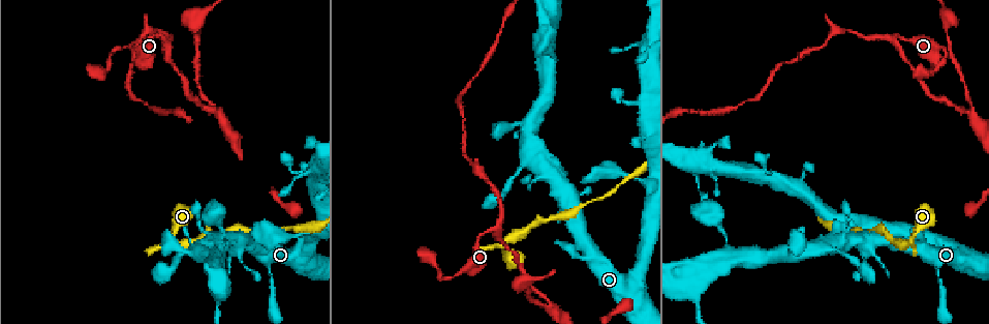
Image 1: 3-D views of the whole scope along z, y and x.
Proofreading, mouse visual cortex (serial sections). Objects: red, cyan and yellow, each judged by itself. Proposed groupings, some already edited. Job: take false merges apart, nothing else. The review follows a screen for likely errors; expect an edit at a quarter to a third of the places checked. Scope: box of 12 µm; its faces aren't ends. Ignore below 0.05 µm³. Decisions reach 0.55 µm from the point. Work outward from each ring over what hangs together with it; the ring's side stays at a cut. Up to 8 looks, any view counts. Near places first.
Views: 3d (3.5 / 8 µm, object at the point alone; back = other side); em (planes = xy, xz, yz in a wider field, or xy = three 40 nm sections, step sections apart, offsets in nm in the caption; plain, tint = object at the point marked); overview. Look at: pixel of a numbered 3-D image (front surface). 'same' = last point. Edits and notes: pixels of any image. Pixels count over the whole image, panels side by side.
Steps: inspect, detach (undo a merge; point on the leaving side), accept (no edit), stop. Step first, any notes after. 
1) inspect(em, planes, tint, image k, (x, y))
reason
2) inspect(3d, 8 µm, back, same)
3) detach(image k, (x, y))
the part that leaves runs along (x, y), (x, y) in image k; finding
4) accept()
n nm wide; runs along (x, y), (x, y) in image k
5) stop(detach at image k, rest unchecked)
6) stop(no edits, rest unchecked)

inspect(3d, 3.5 µm, back, image 1, (497, 225))
arms part here

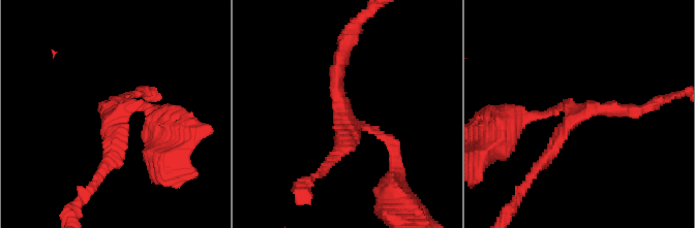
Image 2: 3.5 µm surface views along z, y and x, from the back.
inspect(em, xy, step 3, tint, image 2, (119, 113))
3 arms; arms of 150, 200, 200 nm; need the tissue

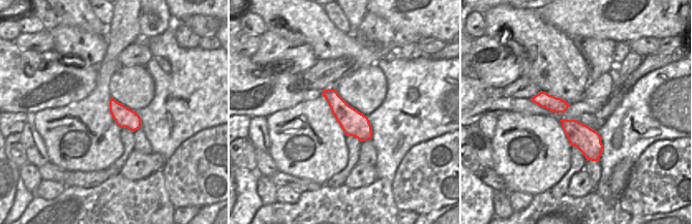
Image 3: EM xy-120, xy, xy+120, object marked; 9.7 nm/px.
inspect(em, xy, step 1, tint, same)

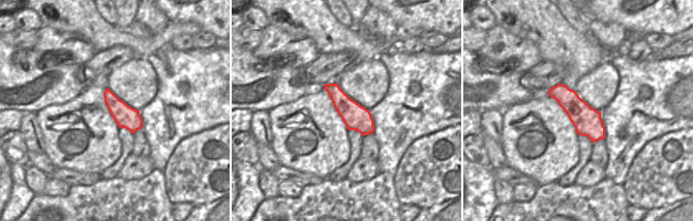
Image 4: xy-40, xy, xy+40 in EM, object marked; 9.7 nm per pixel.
accept()
runs along (162, 116), (124, 106), (104, 166) in image 2; all the same cell

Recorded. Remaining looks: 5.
inspect(3d, 3.5 µm, image 1, (218, 114))
three arms meet

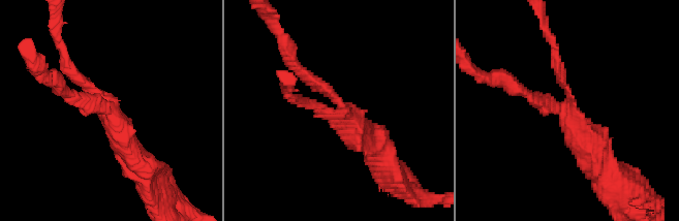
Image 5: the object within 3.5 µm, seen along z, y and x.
inspect(em, xy, step 2, plain, image 5, (567, 110))
3 arms; arms of 150, 200, 400 nm; shape alone is not enough

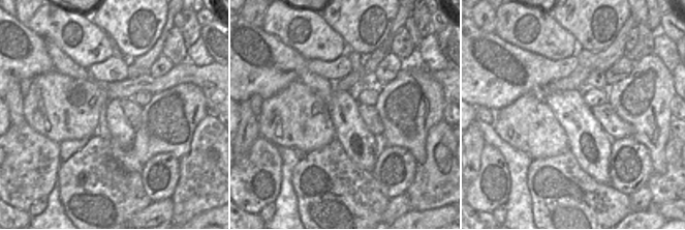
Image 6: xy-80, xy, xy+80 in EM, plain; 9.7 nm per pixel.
inspect(em, xy, step 2, tint, same)

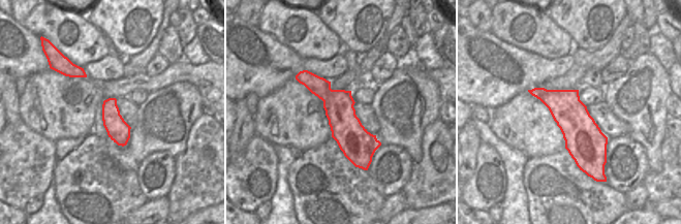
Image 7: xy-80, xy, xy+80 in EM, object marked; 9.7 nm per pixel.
accept()
runs along (305, 73), (339, 107), (360, 163) in image 7; continuous, no second cell

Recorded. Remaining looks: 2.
inspect(3d, 3.5 µm, image 1, (907, 245))
abrupt turn

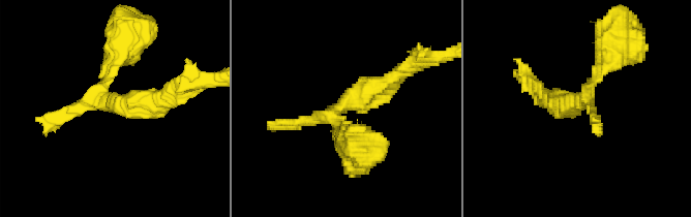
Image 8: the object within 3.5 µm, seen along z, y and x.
inspect(em, xy, step 5, tint, image 8, (573, 106))
need the tissue

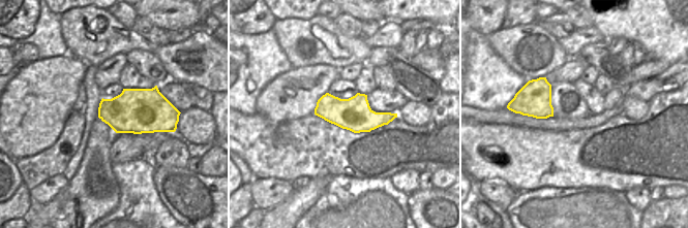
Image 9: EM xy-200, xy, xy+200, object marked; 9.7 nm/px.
accept()
runs along (349, 142), (332, 115), (406, 69) in image 8; one cell here

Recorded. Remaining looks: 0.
stop(no edits, rest unchecked)

